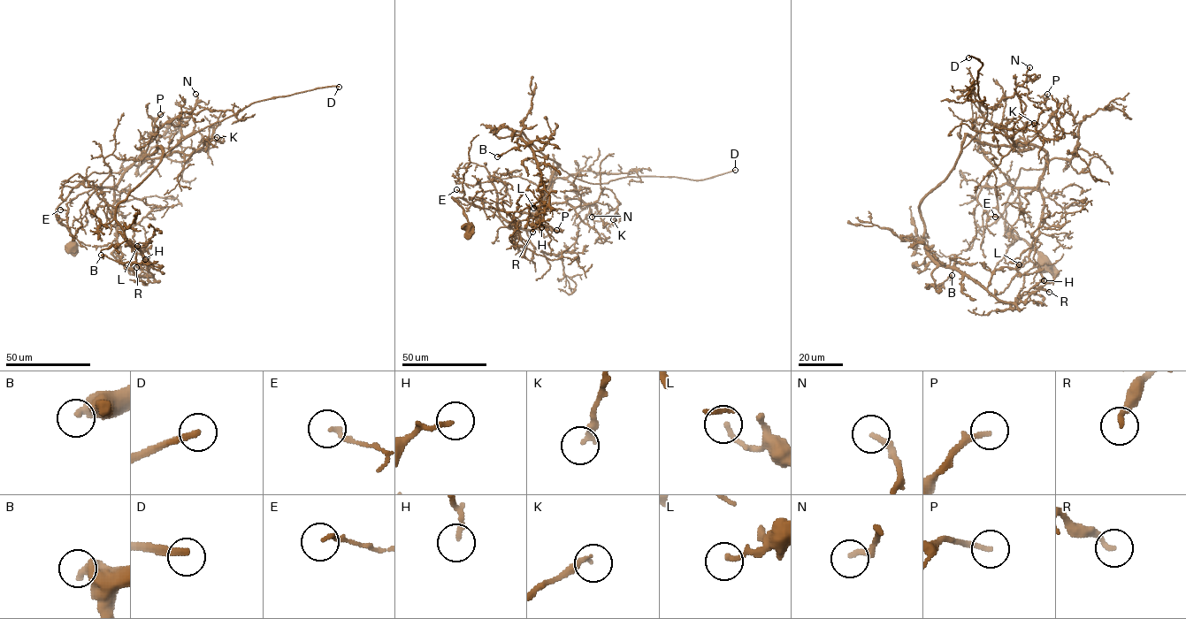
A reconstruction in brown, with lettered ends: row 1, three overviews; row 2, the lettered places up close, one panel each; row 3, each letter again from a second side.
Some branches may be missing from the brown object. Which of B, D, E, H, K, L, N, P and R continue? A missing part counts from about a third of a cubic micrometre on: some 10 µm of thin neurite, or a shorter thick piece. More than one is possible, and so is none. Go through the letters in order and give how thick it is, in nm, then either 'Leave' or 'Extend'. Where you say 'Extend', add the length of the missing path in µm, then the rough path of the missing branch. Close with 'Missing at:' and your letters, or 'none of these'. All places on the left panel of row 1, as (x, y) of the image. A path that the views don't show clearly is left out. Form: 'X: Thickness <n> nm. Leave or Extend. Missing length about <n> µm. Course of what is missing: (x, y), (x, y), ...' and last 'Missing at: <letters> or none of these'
B: Thickness 550 nm. Leave
D: Thickness 280 nm. Extend. Missing length about 100 µm
E: Thickness 180 nm. Leave
H: Thickness 180 nm. Leave
K: Thickness 260 nm. Leave
L: Thickness 190 nm. Leave
N: Thickness 240 nm. Leave
P: Thickness 200 nm. Extend. Missing length about 15 µm
R: Thickness 220 nm. Leave
Missing at: D, P

